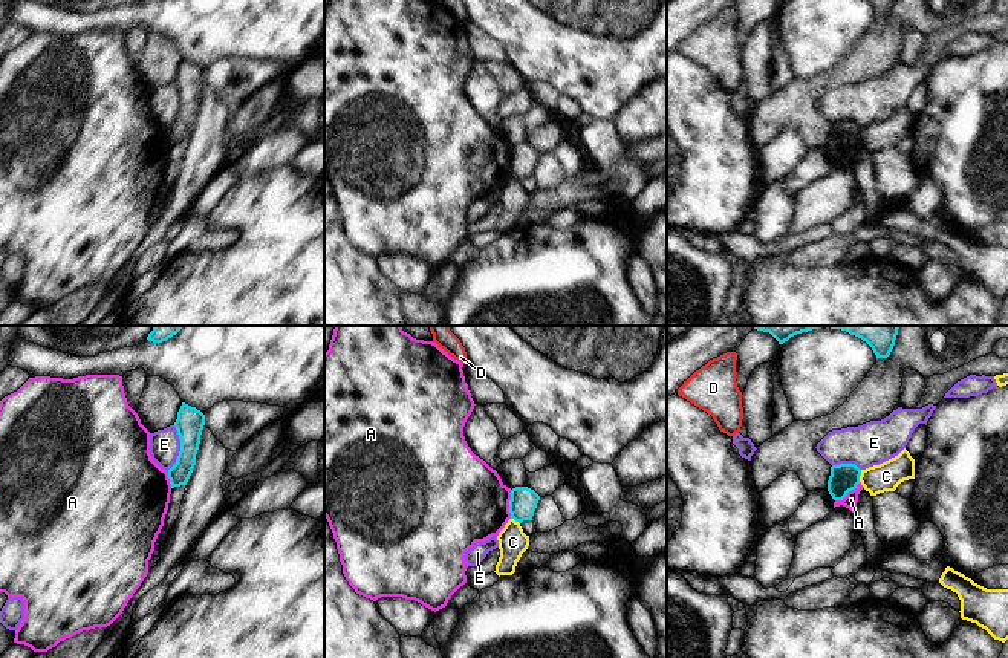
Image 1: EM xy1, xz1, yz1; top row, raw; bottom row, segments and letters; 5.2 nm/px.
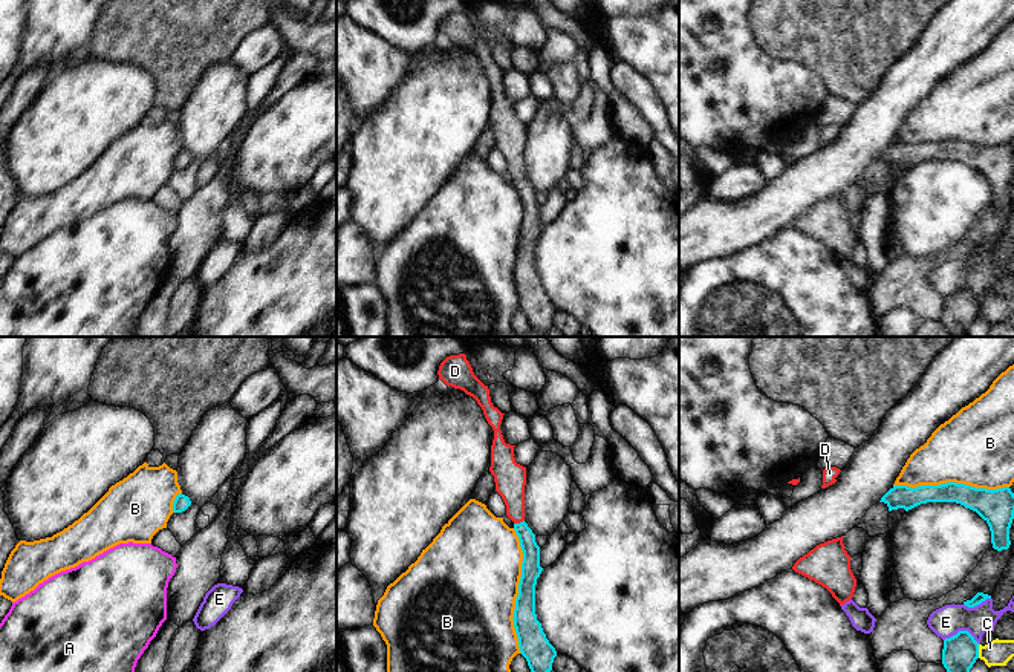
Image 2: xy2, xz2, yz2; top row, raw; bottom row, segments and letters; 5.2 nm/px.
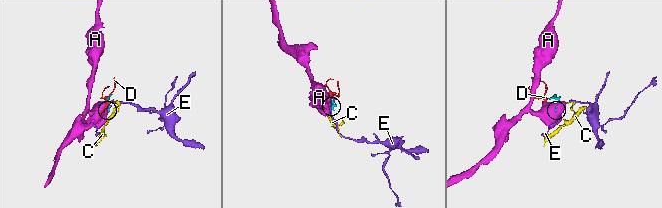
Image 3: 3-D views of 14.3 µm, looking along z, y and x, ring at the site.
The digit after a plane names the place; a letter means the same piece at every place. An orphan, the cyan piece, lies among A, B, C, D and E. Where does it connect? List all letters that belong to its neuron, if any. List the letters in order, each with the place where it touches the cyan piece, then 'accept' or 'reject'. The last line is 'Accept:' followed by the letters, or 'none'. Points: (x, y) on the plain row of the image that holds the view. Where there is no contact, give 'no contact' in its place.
A: xz1 (510, 161) | reject
B: xz2 (519, 248) | reject
C: yz2 (978, 308) | reject
D: xz2 (520, 179) | accept
E: xy1 (181, 106) | reject
Accept: D

